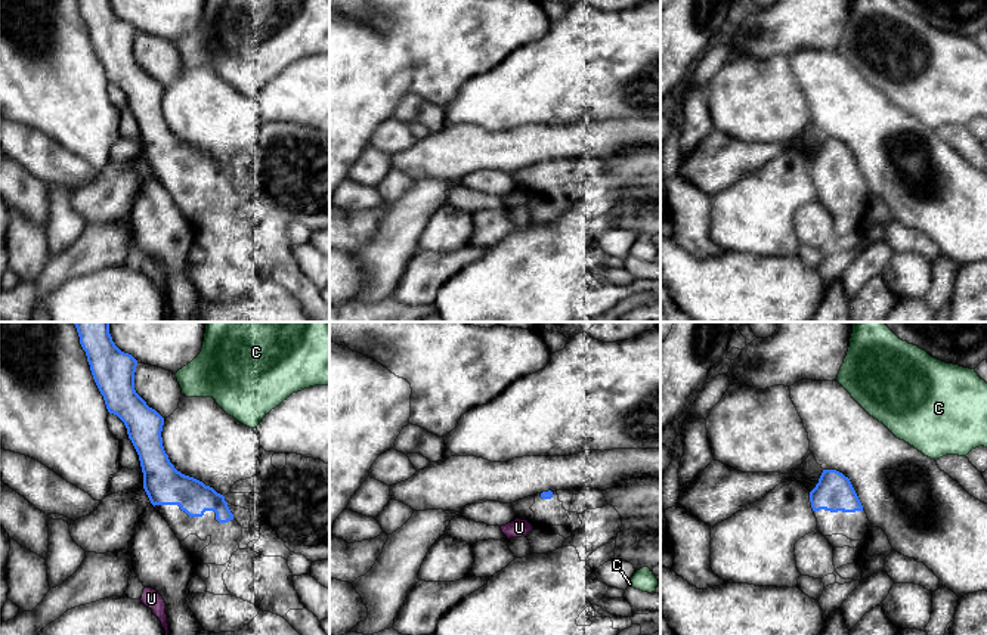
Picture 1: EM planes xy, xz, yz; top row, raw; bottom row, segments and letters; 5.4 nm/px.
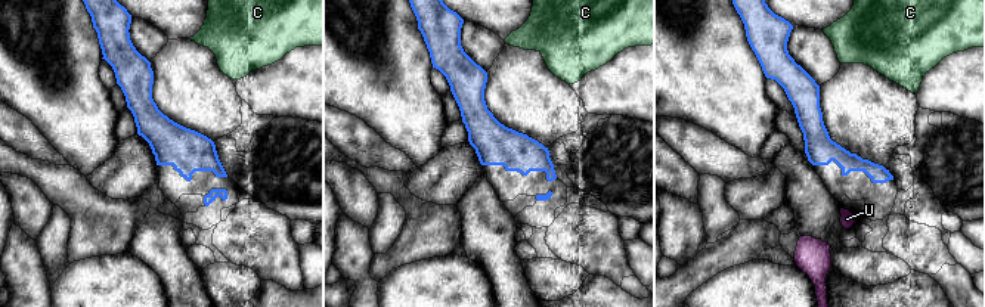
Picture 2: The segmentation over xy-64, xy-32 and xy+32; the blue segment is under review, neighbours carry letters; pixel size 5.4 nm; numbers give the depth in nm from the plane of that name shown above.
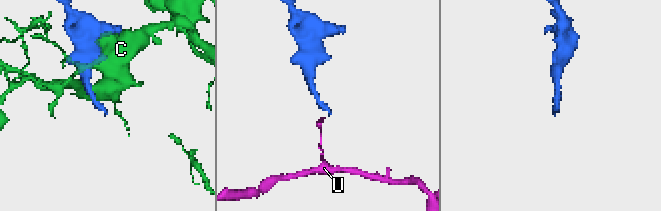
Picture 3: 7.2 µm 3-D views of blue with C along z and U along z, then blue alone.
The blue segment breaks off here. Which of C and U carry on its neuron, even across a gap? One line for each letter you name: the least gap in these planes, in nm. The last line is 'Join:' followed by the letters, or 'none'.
Join: none

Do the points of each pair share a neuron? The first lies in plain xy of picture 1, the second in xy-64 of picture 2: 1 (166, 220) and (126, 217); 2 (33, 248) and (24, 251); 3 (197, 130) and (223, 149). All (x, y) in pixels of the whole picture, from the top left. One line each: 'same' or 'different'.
1: different
2: same
3: different

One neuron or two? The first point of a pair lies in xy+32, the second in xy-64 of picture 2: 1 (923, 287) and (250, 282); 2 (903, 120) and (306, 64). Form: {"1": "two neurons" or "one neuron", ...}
{"1": "two neurons", "2": "two neurons"}

